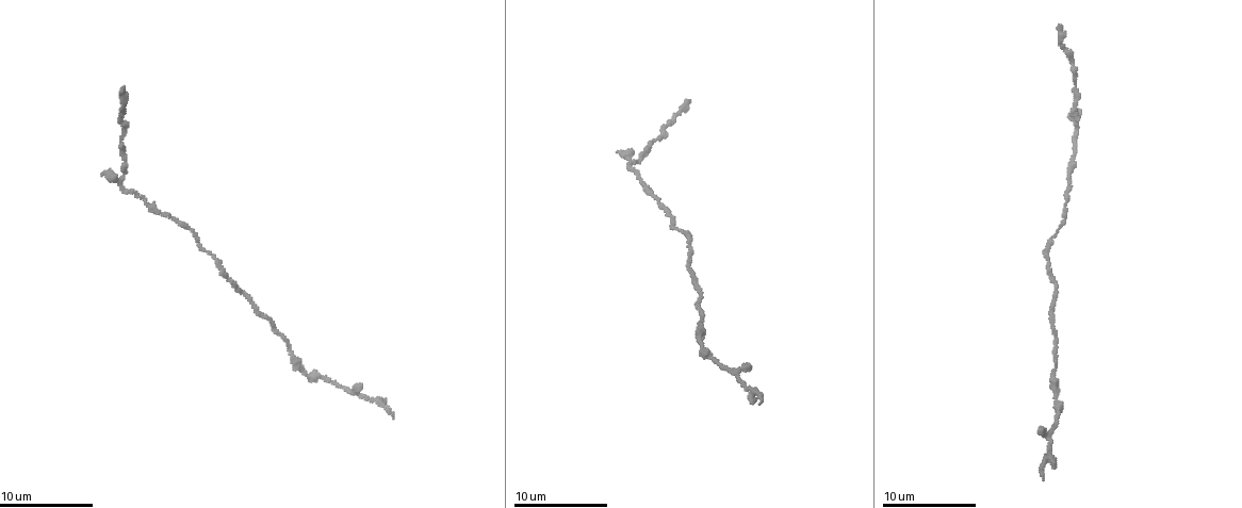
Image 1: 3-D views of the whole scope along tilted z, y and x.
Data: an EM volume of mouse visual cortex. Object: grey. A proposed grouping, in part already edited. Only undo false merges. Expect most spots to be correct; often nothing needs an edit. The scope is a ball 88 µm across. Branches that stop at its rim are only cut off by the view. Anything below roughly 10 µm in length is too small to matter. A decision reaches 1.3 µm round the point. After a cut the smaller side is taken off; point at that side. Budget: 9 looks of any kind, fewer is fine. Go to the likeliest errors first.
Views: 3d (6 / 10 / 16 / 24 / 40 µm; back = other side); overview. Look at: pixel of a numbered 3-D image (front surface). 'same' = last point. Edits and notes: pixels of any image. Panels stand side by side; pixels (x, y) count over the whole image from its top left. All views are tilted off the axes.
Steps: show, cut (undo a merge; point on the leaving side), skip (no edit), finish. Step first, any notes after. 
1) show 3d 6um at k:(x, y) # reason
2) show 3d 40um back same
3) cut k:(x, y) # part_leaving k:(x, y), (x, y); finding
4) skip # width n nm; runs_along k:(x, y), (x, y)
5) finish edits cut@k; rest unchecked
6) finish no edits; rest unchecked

show 3d 10um at 1:(700, 299) # thin neck

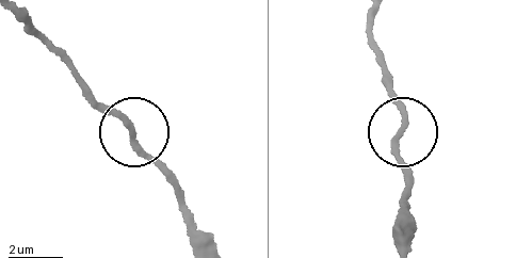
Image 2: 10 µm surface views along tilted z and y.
skip # runs_along 2:(21, 19), (86, 98), (127, 126), (141, 152), (181, 192); all the same neuron

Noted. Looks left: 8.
show 3d 10um at 1:(1046, 248)

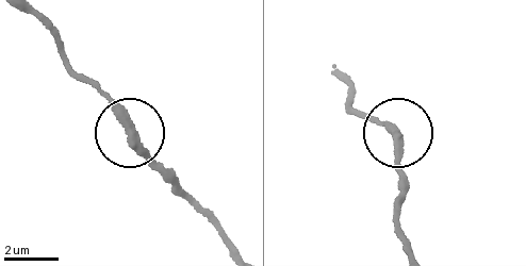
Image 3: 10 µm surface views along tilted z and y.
skip # width 300 nm; continuous, no second neuron

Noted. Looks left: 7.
show 3d 10um at 1:(642, 159)

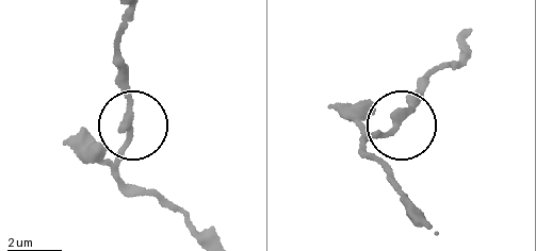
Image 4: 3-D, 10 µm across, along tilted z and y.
skip # runs_along 4:(416, 227), (385, 167), (366, 148), (402, 121), (429, 80); continuous, no second neuron

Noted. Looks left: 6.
show 3d 6um at 1:(642, 187) # sudden change in width

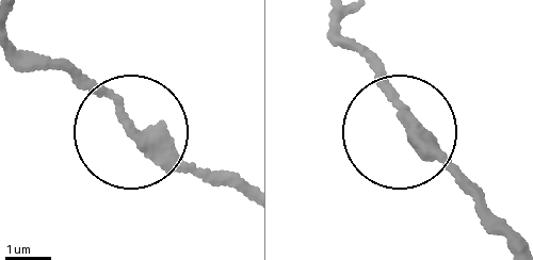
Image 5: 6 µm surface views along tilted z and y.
show 3d 6um back at 5:(130, 123)

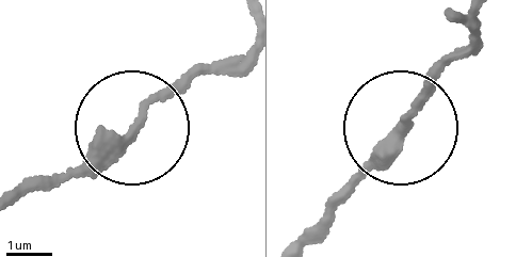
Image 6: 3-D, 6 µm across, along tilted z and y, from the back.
skip # runs_along 6:(22, 198), (129, 133), (205, 65); continuous, no second neuron

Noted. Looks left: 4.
finish no edits; rest unchecked

